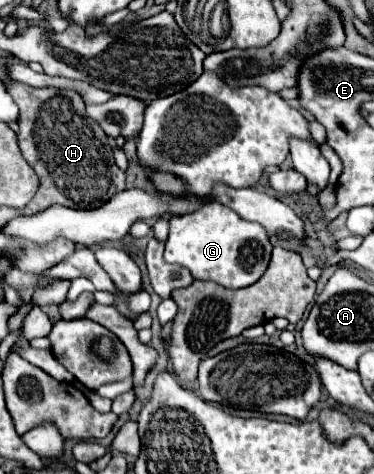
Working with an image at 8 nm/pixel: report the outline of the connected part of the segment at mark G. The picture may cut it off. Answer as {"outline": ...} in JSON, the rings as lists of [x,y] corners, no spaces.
{"outline":[[[208,203],[196,213],[170,217],[170,233],[166,239],[164,261],[190,269],[194,279],[214,281],[226,289],[242,289],[256,283],[270,261],[272,243],[258,223],[250,223],[230,207]]]}

